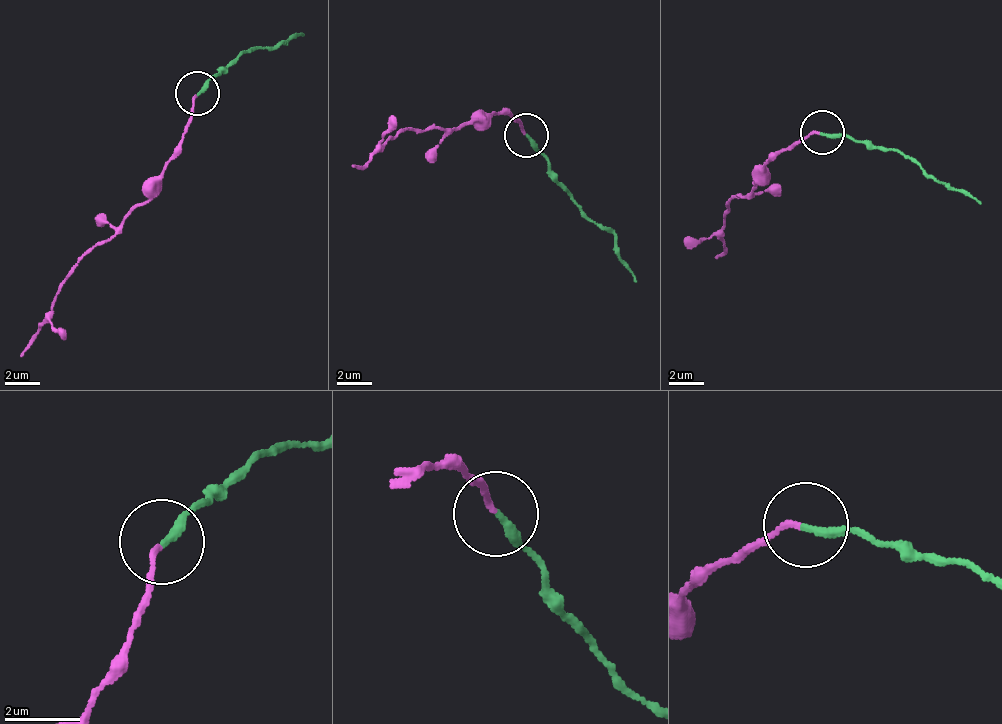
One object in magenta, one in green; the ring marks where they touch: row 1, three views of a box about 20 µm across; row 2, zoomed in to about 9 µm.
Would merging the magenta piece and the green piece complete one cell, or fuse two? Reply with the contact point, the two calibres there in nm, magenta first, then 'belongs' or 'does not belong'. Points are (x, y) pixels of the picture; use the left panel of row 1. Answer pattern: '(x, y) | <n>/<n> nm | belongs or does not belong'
(197, 93) | 130/220 nm | belongs

